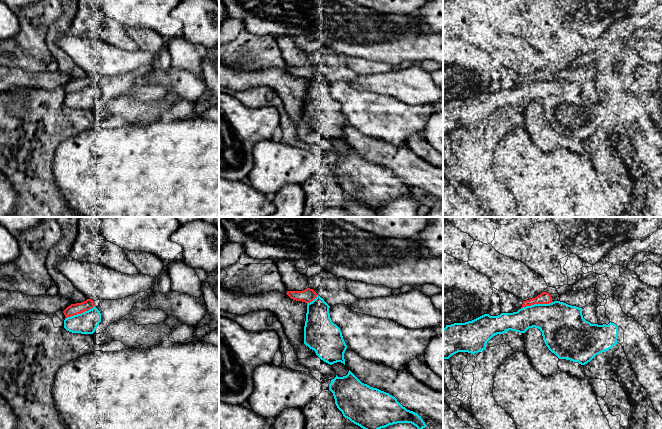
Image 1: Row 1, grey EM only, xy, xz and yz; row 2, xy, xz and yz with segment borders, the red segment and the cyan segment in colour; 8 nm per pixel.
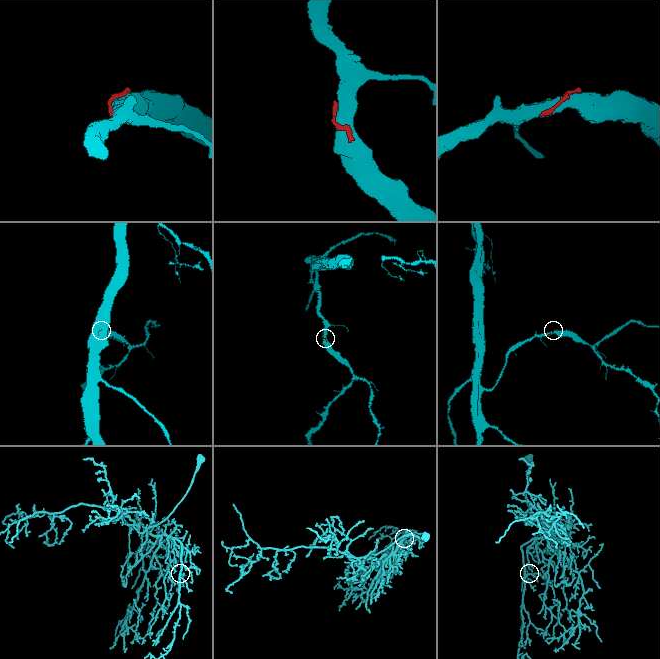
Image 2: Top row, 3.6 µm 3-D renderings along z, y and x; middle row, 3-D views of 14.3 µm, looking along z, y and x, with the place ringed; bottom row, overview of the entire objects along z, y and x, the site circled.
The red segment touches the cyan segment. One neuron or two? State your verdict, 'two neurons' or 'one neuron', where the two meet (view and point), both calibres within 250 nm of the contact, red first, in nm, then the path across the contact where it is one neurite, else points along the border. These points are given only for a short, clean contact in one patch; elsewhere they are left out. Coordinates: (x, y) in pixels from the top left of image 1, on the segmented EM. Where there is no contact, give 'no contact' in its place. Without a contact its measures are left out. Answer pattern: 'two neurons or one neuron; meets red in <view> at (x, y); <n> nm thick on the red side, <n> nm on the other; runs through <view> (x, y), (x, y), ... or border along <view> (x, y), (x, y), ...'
two neurons; meets red in yz at (536, 303); 100 nm thick on the red side, 320 nm on the other

